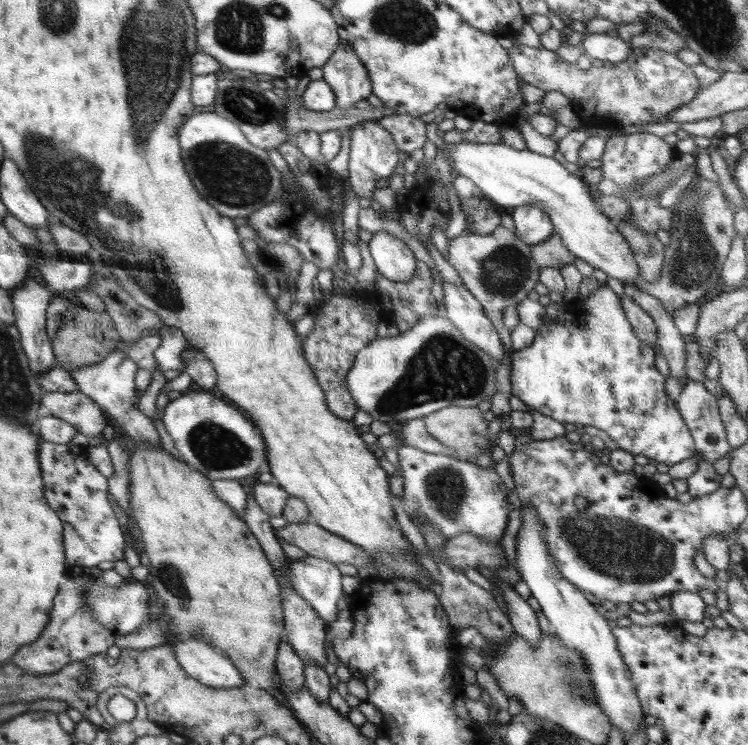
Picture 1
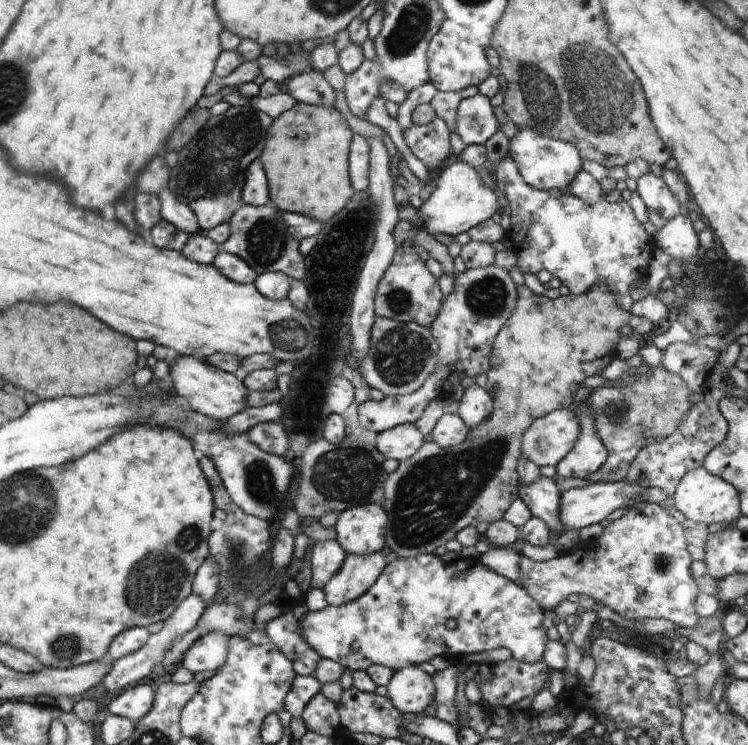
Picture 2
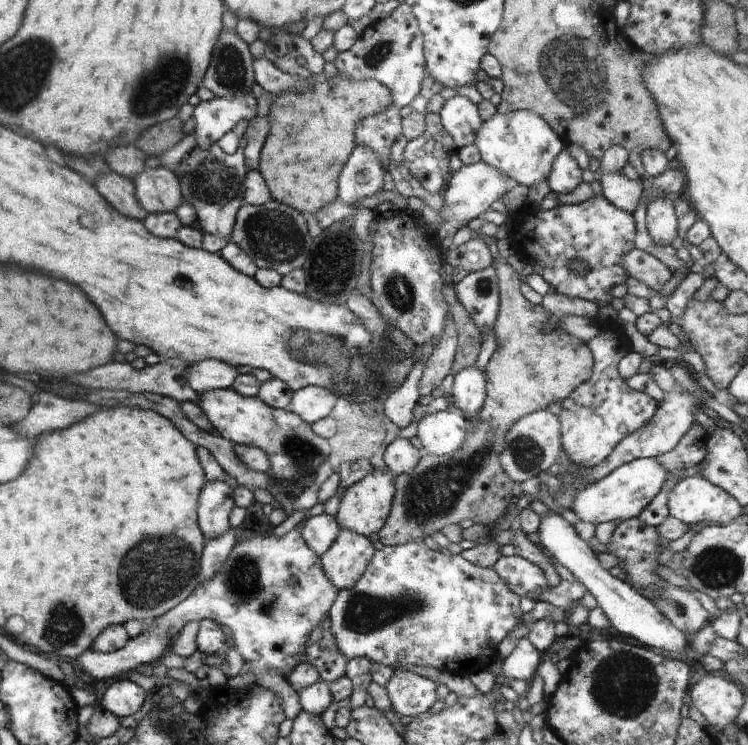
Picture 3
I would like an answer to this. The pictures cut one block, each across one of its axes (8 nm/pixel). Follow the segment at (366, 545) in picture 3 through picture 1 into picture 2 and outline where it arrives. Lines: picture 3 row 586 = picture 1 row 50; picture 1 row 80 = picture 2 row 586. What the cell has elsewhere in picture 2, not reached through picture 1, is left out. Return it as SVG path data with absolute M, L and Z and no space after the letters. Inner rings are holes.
M386 551L368 556L347 554L340 570L323 588L326 602L332 606L352 603L376 582L386 565Z

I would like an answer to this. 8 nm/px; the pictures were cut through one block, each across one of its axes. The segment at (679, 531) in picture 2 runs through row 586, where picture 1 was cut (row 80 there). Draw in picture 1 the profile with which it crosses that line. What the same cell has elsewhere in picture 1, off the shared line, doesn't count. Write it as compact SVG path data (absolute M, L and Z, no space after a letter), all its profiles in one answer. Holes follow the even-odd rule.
M507 40L507 51L509 52L511 63L514 65L518 76L528 84L541 88L545 92L558 91L562 92L566 98L569 98L576 106L584 107L586 120L594 120L592 124L600 124L602 120L606 120L605 126L611 126L610 122L614 122L616 117L621 124L641 124L648 123L664 123L669 120L672 111L678 110L685 104L688 104L700 89L699 80L693 73L691 66L680 61L674 53L666 52L662 49L650 49L646 46L631 49L629 58L616 64L603 63L599 66L596 64L588 69L582 70L576 63L568 63L558 57L554 51L545 49L544 47L530 47L522 45L519 42Z

